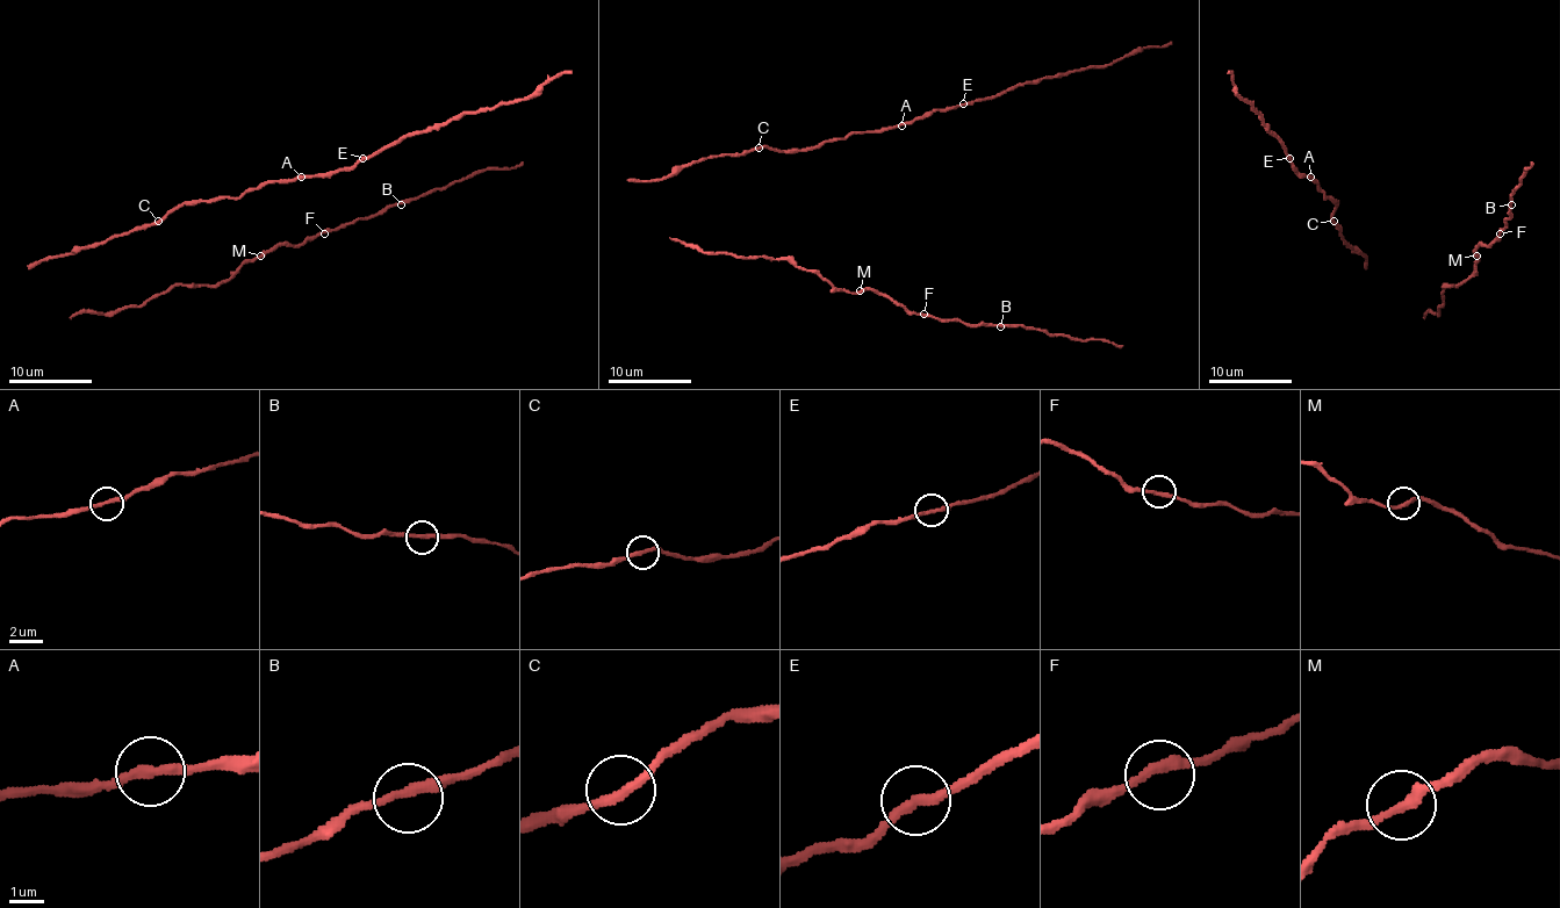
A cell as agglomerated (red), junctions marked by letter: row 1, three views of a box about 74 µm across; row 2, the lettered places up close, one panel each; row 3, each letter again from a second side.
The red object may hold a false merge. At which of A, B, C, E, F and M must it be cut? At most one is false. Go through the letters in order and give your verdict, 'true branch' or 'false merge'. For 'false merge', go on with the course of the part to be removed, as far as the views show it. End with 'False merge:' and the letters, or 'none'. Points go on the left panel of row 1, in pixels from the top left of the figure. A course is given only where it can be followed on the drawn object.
A: true branch
B: true branch
C: true branch
E: true branch
F: true branch
M: true branch
False merge: none

